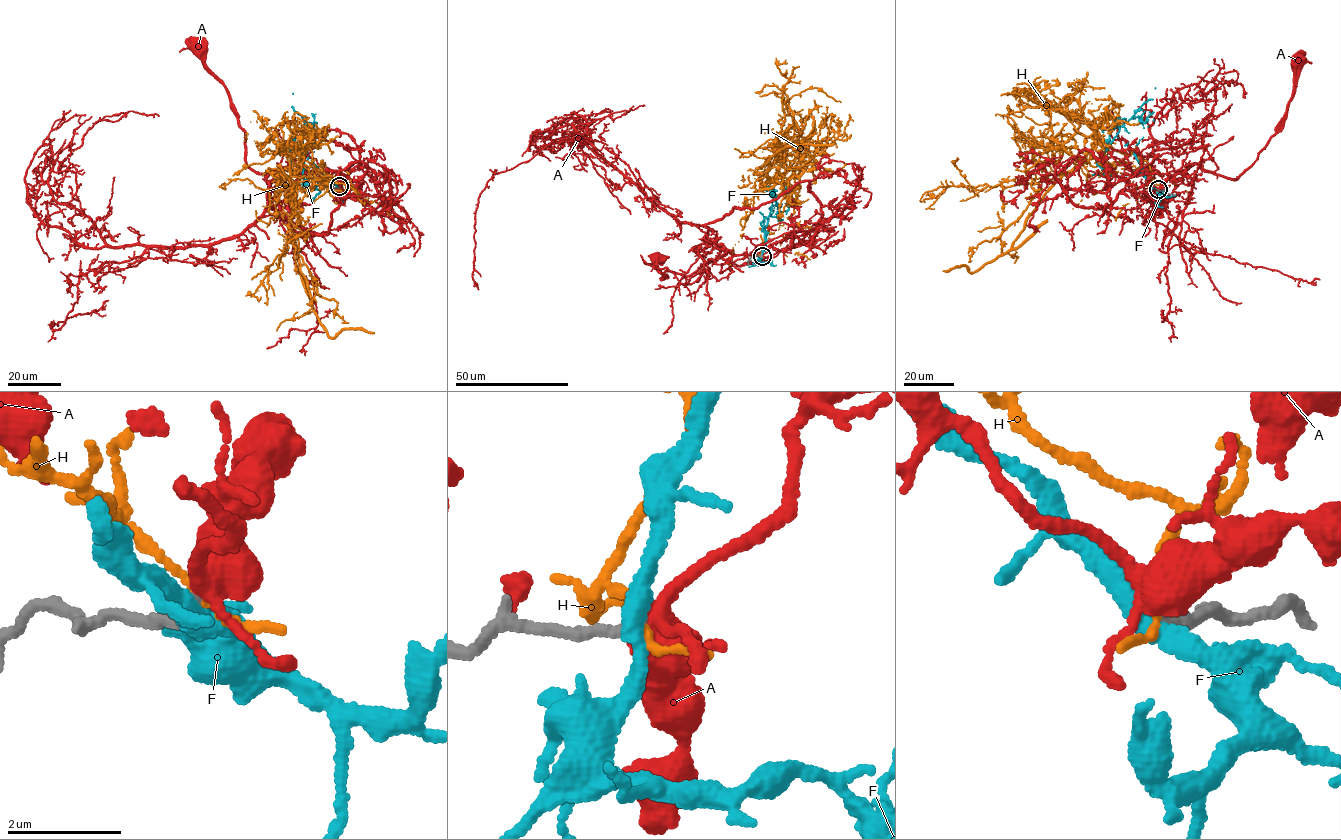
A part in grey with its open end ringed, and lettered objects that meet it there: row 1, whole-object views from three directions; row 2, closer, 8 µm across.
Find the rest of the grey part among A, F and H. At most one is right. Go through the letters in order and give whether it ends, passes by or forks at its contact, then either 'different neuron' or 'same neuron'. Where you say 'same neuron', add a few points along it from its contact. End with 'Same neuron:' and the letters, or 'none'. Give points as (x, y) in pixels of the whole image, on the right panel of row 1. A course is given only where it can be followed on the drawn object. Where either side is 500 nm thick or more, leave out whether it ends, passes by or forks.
A: it forks; same neuron; course (1158, 190), (1148, 173), (1186, 175), (1200, 166), (1230, 179), (1242, 174), (1285, 113), (1297, 61)
F: it passes by; different neuron
H: it passes by; different neuron
Same neuron: A

